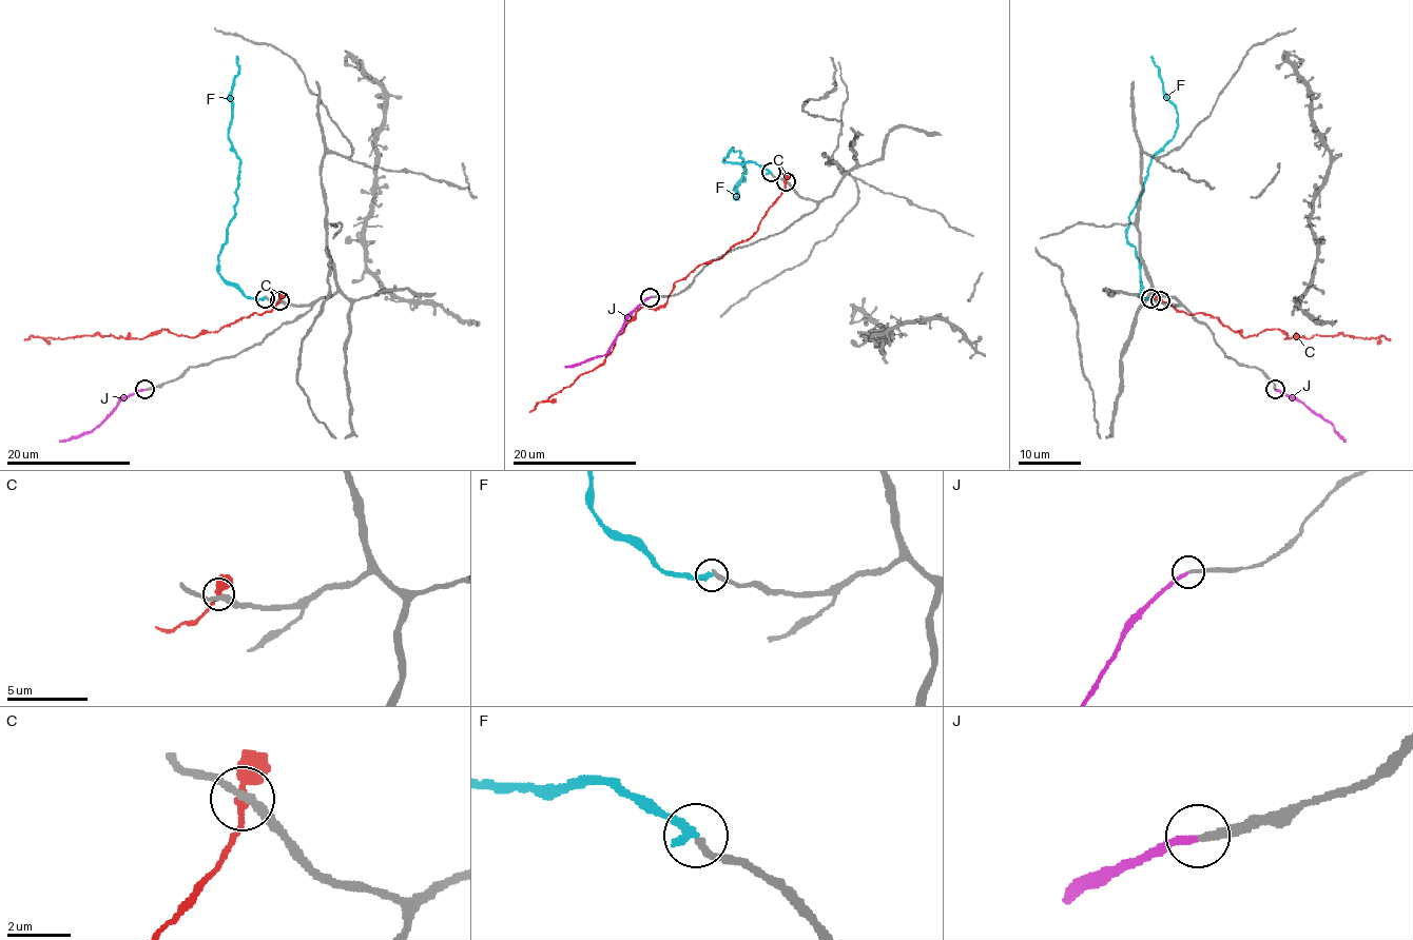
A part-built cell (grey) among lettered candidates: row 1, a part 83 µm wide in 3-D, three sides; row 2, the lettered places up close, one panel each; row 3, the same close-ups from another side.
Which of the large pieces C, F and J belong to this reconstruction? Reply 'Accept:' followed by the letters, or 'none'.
Accept: F, J

